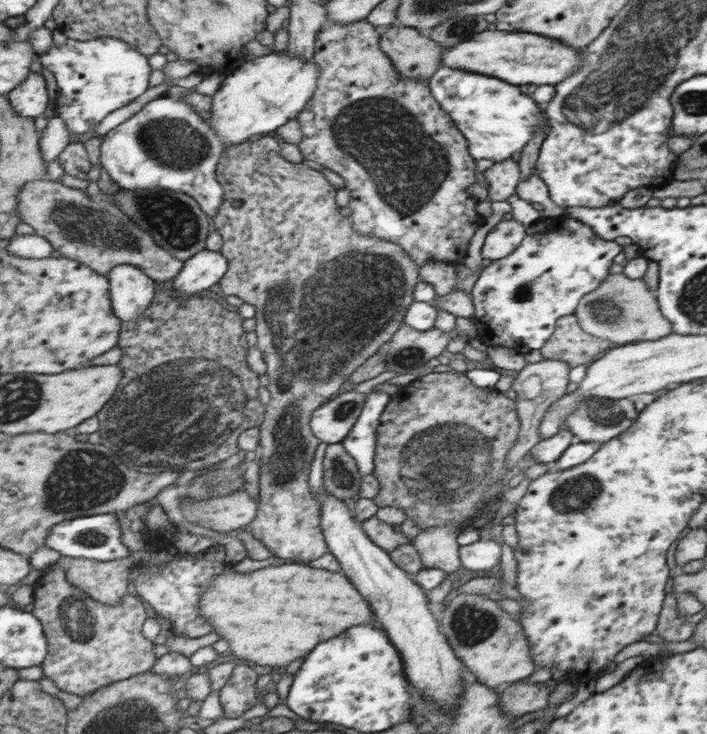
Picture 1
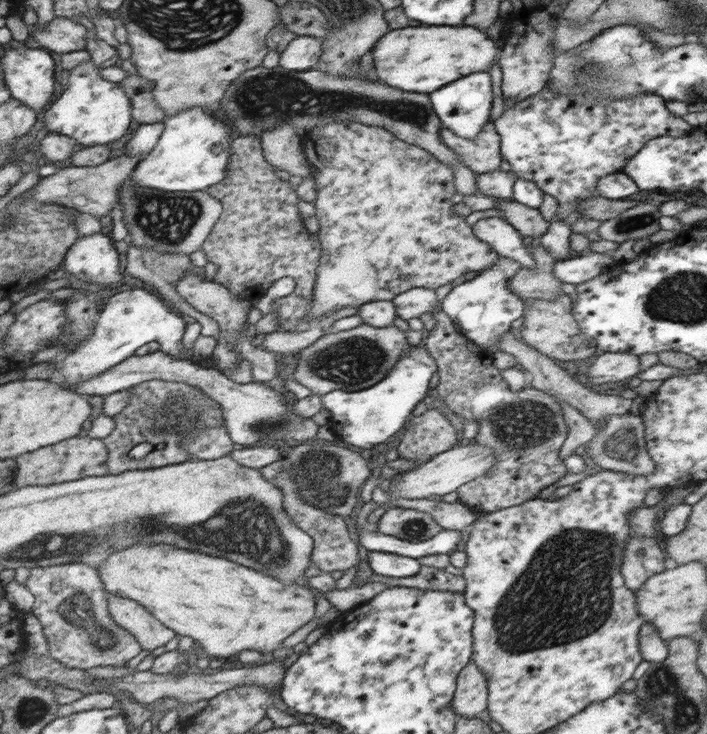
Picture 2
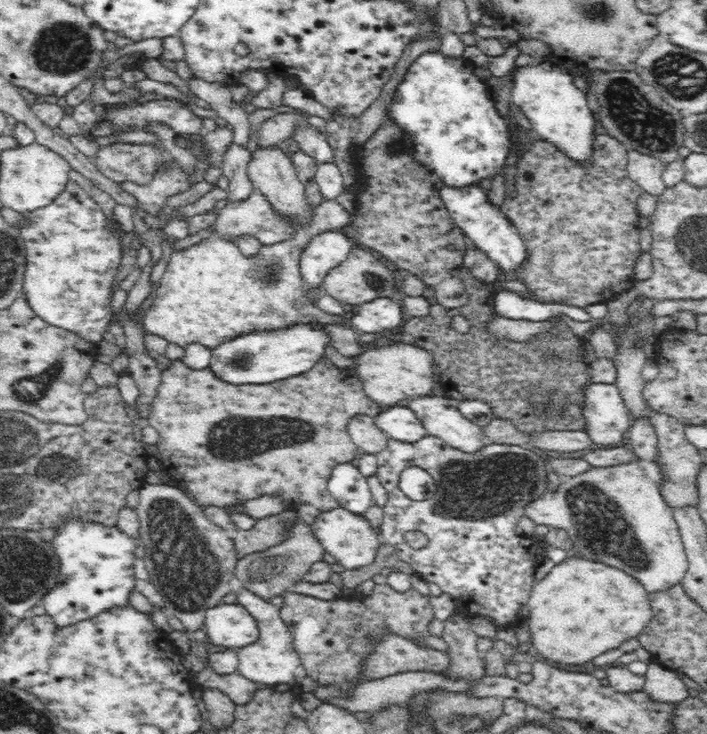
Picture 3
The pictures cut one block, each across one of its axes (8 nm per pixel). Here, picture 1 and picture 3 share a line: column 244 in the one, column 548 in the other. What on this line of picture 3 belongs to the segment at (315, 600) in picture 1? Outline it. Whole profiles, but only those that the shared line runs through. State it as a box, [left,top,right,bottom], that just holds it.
[526,558,652,664]

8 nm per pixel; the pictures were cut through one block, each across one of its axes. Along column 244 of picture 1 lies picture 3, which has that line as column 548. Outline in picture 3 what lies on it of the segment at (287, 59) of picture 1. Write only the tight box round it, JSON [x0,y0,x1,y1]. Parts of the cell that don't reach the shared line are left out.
[511,60,597,163]

